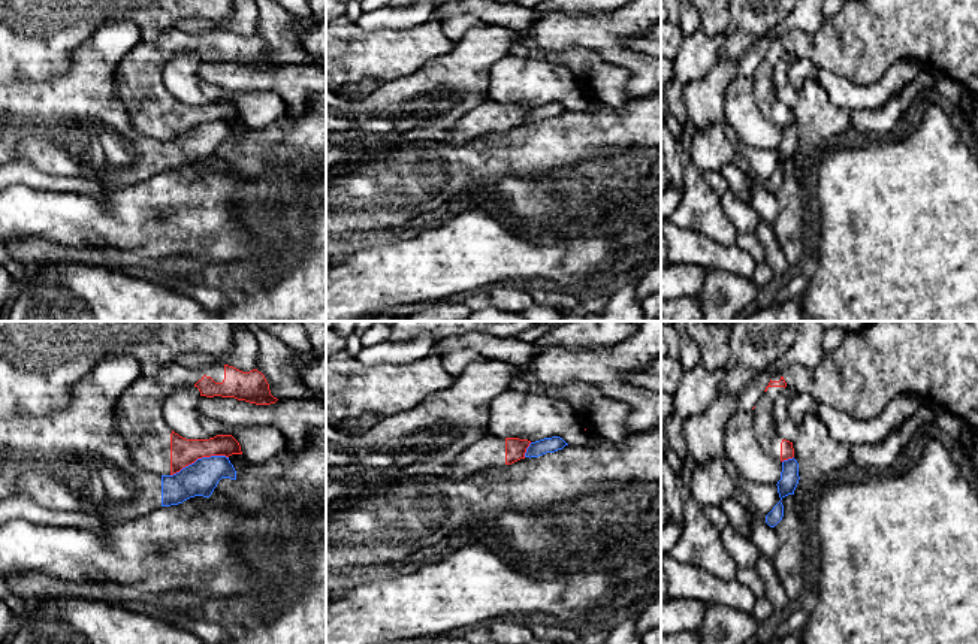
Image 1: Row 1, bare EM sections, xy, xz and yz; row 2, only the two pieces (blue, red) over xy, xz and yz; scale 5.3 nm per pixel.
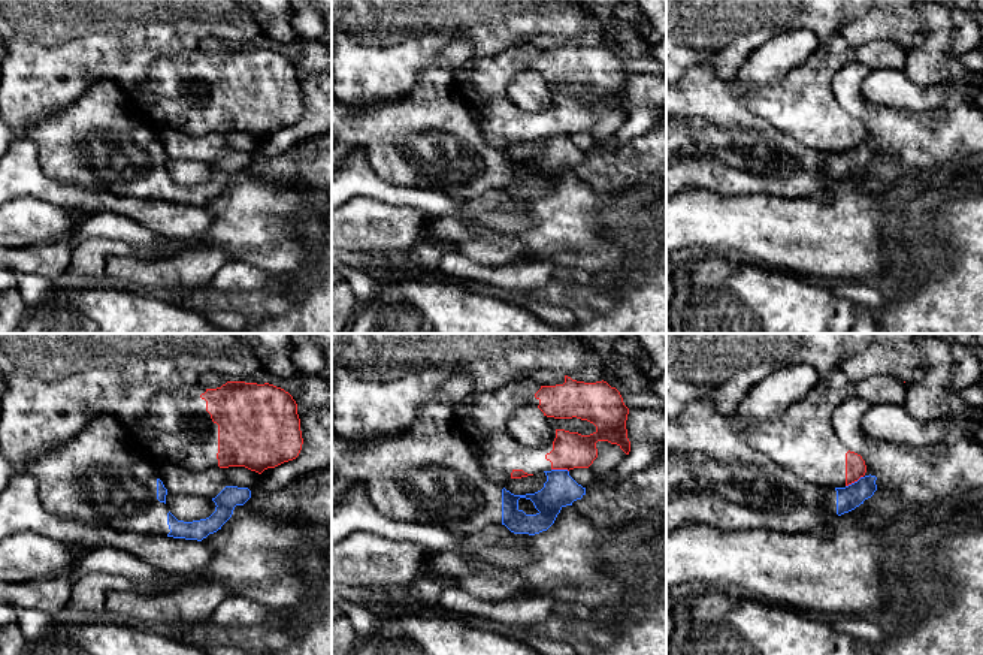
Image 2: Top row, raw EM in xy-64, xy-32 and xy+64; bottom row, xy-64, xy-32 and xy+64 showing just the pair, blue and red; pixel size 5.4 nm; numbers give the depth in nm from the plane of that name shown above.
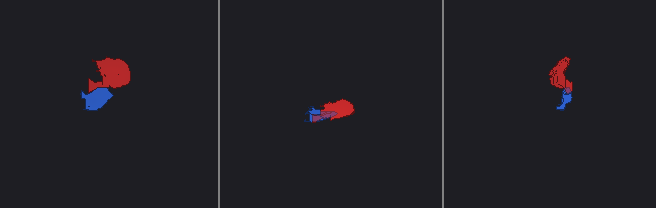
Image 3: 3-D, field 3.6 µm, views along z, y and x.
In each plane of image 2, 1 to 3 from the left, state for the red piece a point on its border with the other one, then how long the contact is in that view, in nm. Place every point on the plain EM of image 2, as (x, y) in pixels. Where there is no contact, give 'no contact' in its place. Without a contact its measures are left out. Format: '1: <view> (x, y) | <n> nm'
1: no contact
2: xy-32 (560, 135) | 100 nm
3: xy+64 (855, 147) | 110 nm

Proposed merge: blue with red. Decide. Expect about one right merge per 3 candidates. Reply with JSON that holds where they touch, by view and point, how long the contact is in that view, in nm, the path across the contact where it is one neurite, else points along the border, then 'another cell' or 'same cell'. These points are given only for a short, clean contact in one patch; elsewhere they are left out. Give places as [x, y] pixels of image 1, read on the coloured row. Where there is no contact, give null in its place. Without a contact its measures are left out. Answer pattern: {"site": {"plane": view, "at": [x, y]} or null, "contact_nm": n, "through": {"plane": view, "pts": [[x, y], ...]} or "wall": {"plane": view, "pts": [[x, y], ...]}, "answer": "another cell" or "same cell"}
{"site": {"plane": "xy", "at": [199, 459]}, "contact_nm": 320, "wall": {"plane": "xy", "pts": [[228, 456], [198, 457], [171, 475]]}, "answer": "another cell"}

